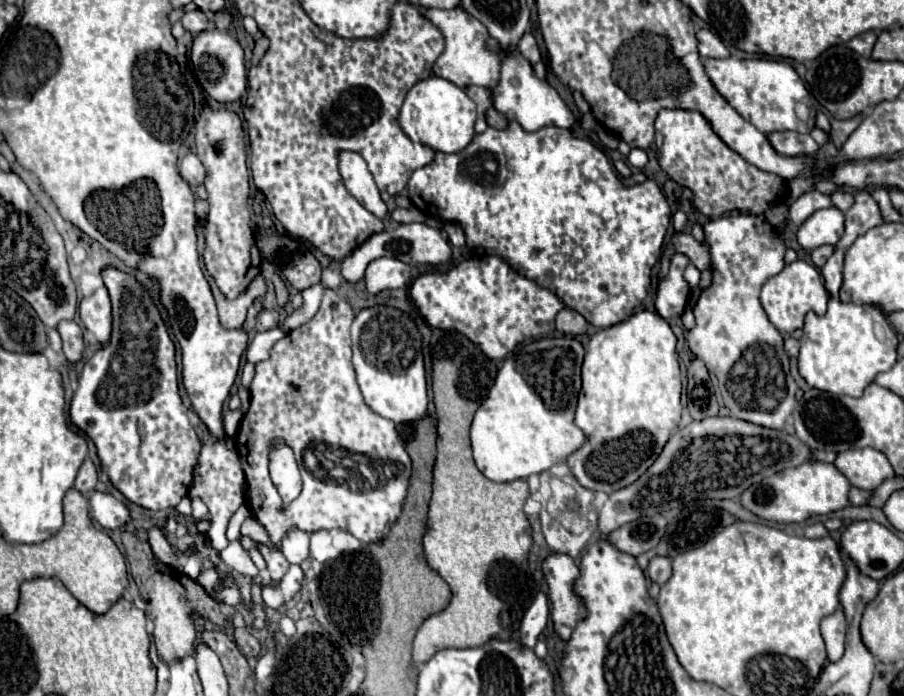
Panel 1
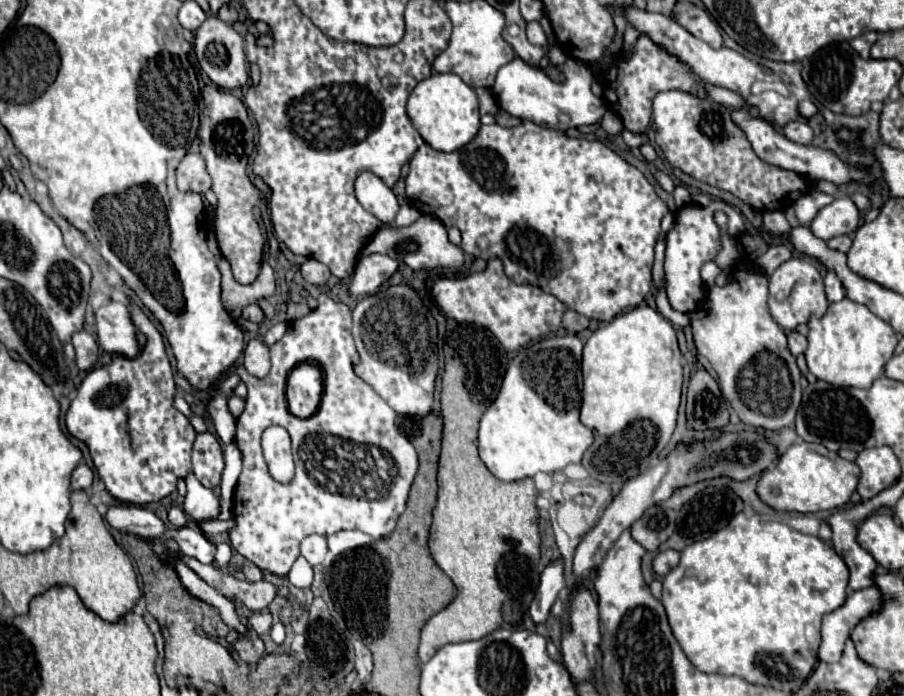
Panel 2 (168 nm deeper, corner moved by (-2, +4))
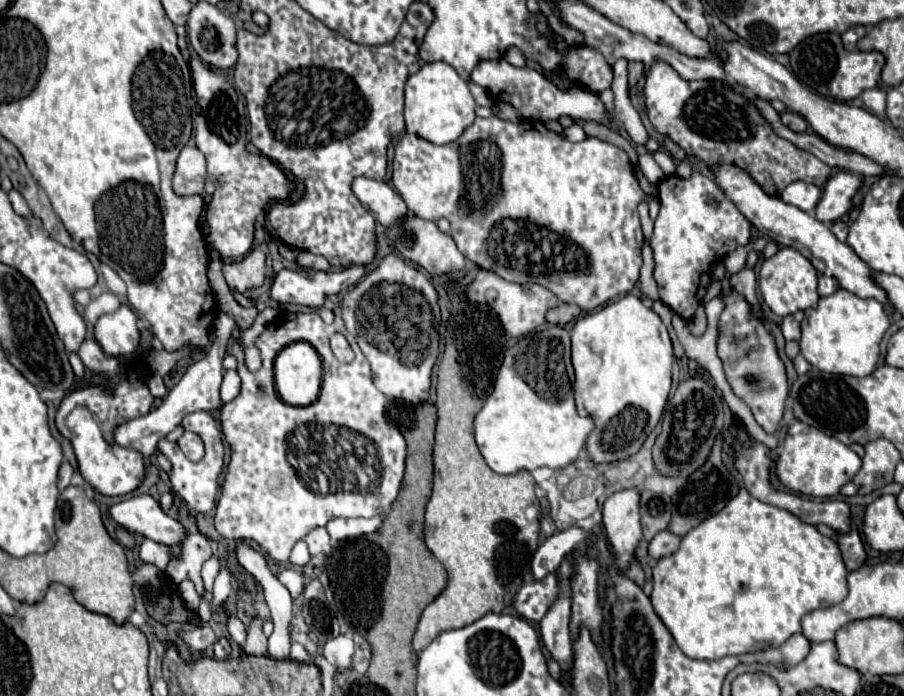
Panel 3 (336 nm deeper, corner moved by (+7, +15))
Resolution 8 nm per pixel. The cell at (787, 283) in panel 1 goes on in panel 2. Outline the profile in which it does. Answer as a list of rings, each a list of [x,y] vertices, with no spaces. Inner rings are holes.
[[[790,258],[788,262],[784,262],[770,276],[768,308],[770,308],[772,318],[784,330],[794,330],[798,324],[806,324],[812,314],[822,316],[828,308],[828,300],[824,294],[824,282],[822,282],[822,274],[818,272],[818,268],[804,258]]]

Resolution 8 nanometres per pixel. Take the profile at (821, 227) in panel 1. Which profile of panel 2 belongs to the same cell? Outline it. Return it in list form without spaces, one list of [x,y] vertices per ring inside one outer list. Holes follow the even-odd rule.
[[[842,196],[816,214],[816,218],[810,224],[810,230],[820,240],[830,240],[834,236],[854,232],[858,224],[860,224],[858,208],[848,196]]]

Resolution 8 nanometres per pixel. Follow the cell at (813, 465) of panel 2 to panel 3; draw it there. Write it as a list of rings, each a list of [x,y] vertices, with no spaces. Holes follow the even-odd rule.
[[[795,421],[793,425],[789,425],[779,461],[775,465],[775,471],[785,487],[789,487],[793,493],[809,497],[835,497],[859,469],[861,457],[851,447],[843,445],[835,437],[821,433],[819,429],[813,429],[811,425],[805,425],[803,421]]]

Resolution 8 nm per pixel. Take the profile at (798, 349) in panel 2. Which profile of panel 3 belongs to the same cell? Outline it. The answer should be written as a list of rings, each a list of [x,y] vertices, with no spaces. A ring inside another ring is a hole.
[[[787,315],[783,319],[783,325],[781,325],[781,331],[783,331],[783,337],[785,341],[797,341],[801,337],[801,329],[799,329],[799,323],[793,319],[793,315]]]

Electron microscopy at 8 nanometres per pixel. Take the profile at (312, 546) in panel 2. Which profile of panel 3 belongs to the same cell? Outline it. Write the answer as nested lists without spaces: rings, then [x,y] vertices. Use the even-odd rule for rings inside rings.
[[[317,527],[313,529],[307,537],[305,537],[311,555],[319,555],[319,553],[331,553],[331,543],[329,543],[329,533],[325,527]]]

